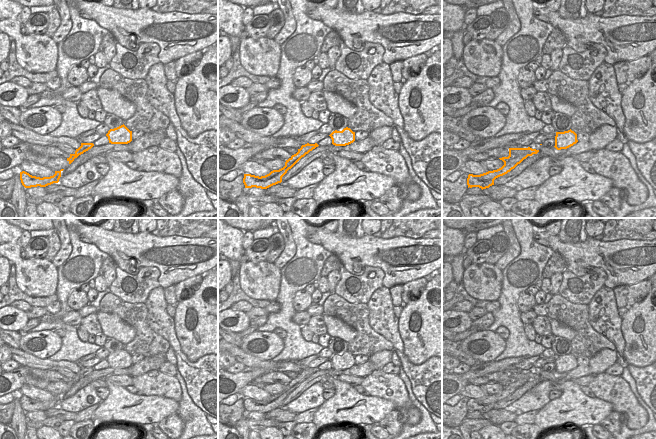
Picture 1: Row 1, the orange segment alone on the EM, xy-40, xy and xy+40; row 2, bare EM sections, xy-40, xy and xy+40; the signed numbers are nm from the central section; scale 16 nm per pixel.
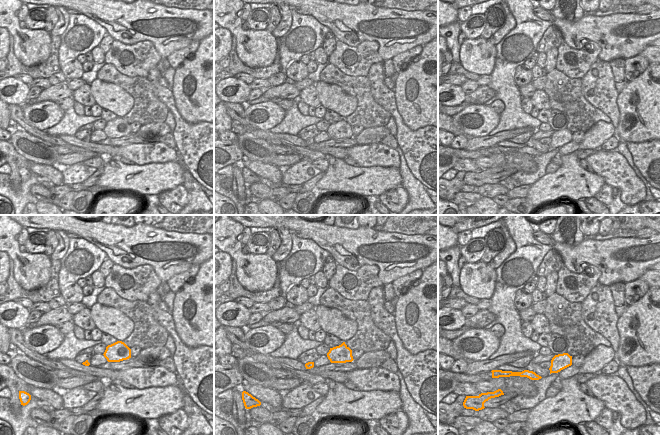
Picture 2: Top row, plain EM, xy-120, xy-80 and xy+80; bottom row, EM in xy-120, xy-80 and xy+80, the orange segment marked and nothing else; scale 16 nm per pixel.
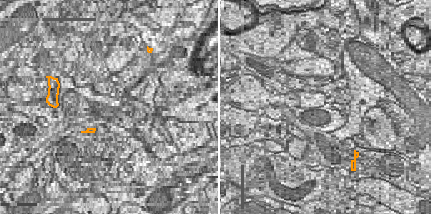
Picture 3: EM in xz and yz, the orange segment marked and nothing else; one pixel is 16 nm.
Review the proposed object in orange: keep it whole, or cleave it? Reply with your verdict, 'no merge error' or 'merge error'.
merge error

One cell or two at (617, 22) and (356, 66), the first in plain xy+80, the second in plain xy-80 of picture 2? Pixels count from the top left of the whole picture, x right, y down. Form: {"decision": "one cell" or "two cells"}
{"decision": "two cells"}

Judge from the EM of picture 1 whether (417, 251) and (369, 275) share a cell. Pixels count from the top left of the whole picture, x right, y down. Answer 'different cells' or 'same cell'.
different cells

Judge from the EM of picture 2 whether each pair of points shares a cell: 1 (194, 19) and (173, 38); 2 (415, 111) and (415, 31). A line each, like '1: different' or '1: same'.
1: same
2: different

